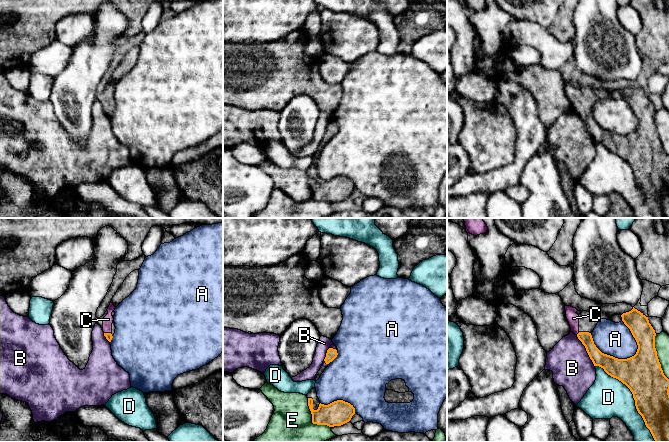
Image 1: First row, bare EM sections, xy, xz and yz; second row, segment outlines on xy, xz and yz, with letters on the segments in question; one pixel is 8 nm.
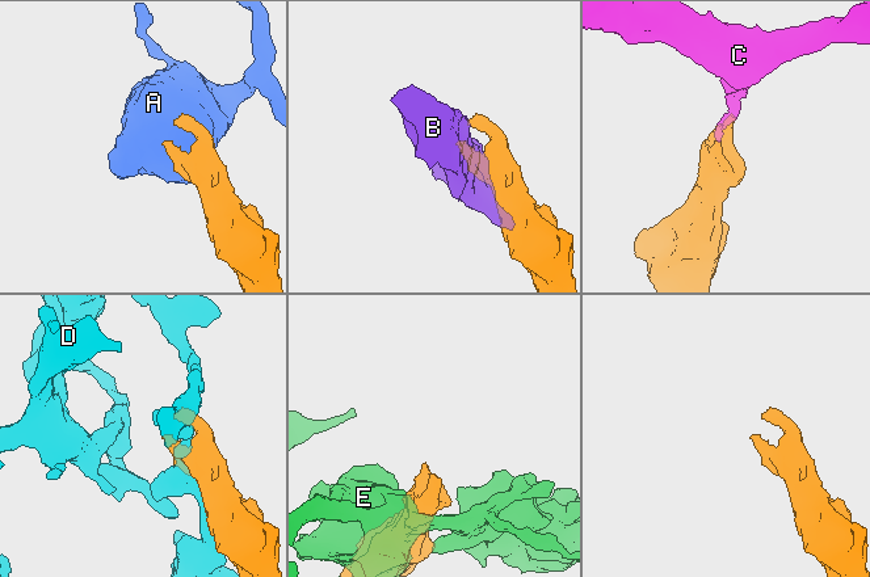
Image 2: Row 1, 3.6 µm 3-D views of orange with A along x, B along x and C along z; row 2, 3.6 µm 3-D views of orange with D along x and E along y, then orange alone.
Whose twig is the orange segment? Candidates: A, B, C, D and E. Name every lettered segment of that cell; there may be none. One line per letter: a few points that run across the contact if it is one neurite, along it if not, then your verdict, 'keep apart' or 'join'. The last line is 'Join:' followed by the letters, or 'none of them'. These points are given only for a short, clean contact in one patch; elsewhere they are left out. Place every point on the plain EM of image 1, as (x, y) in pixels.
A: keep apart
B: keep apart
C: line yz (597, 133), (589, 120), (578, 109), (573, 94); join
D: keep apart
E: keep apart
Join: C

